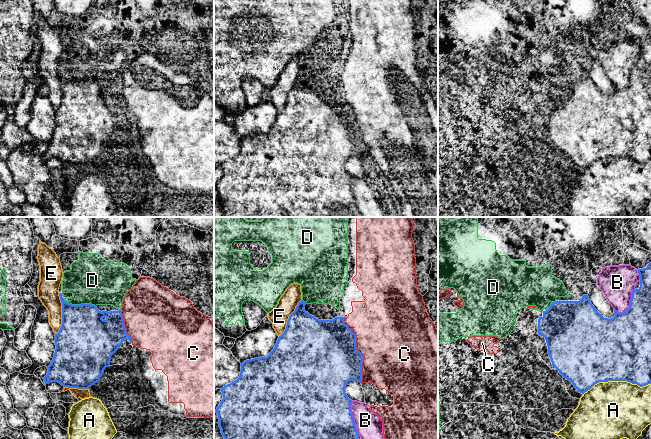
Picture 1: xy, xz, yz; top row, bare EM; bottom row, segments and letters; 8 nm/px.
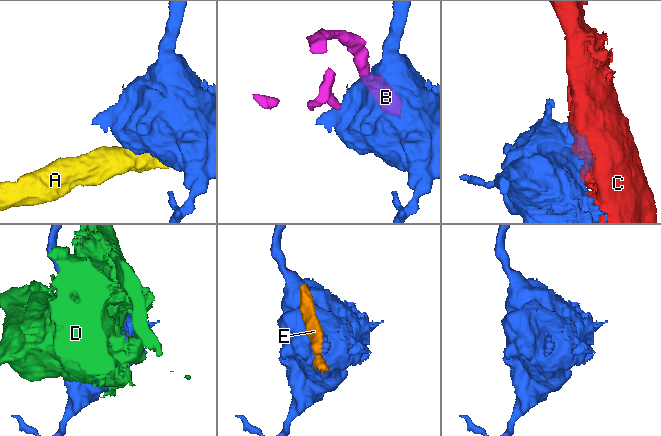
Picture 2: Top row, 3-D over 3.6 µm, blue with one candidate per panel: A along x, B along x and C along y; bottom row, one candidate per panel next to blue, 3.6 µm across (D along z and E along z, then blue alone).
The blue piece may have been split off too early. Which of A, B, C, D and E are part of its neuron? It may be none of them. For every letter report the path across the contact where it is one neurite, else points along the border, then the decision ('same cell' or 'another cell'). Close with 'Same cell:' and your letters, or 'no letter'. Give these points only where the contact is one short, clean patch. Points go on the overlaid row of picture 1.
A: another cell
B: another cell
C: another cell
D: another cell
E: another cell
Same cell: no letter

